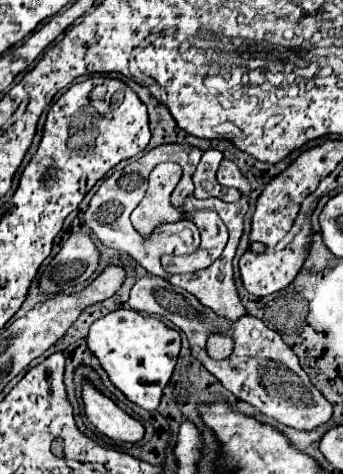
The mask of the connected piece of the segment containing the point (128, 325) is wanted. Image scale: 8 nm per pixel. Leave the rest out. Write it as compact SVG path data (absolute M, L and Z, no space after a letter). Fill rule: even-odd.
M120 308L96 320L90 326L86 342L108 372L112 384L122 390L128 400L144 410L158 408L180 352L180 334L176 330L154 316L142 316L136 310Z

